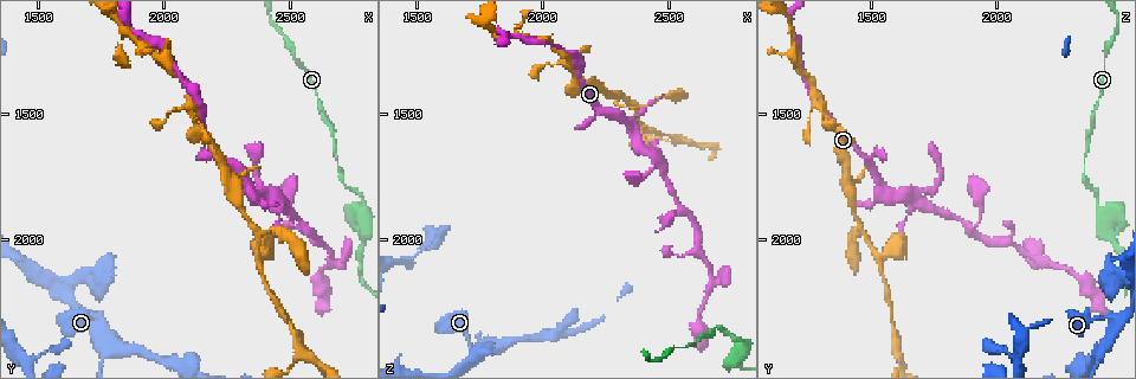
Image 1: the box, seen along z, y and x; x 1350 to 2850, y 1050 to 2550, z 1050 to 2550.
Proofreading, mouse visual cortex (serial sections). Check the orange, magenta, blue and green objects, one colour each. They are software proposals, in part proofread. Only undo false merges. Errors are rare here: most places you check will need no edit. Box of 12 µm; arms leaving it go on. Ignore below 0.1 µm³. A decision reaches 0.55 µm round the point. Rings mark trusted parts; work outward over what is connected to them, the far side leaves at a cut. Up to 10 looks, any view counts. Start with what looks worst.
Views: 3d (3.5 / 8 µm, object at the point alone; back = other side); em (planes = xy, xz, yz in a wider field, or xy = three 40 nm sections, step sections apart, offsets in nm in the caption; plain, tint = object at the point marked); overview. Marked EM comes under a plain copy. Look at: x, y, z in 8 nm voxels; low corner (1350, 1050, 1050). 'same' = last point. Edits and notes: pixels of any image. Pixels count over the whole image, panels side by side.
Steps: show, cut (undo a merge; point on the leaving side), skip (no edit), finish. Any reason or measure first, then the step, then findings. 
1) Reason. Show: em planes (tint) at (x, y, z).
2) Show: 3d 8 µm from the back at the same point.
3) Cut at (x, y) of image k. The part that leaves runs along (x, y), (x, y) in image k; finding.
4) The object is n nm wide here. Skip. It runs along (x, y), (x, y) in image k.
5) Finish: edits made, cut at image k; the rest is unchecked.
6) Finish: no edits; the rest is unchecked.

Sharp bend. Show: 3d 8 µm at (2380, 2060, 1540).

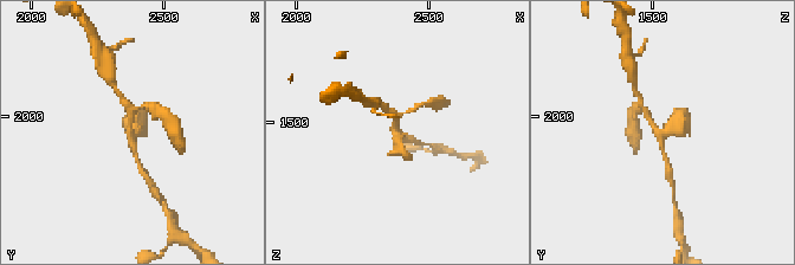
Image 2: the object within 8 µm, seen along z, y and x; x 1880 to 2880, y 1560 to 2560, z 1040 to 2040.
Show: em xy step 5 (tint) at (2370, 2070, 1530).

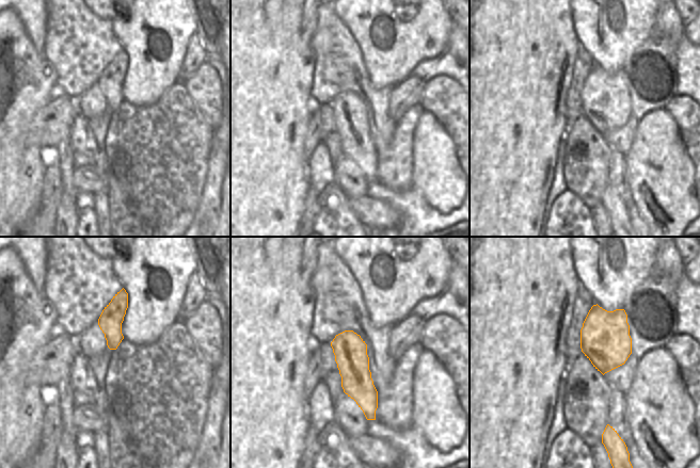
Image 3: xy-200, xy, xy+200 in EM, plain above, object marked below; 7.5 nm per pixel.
Skip. It runs along (347, 333), (356, 383), (372, 417) in image 3; continuous, no second cell.

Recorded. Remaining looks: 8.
A fork. Show: 3d 3.5 µm at (2540, 2440, 1600).

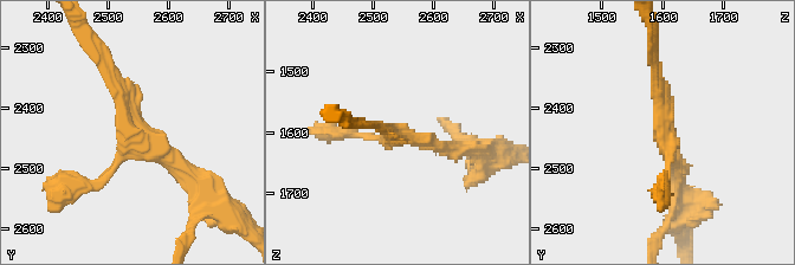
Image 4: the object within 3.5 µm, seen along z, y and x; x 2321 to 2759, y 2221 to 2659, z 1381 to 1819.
3 arms meet here; the arms are 100, 150, 200 nm wide. Show: em xy step 1 (tint) at (2535, 2440, 1605).

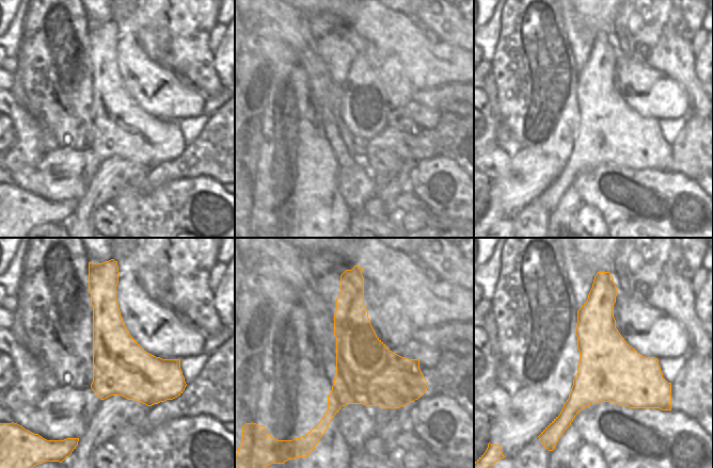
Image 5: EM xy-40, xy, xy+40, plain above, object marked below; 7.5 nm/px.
Skip. It runs along (99, 63), (125, 124), (198, 179) in image 4; continuous, no second cell.

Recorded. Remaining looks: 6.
Side arm on a straight run. Show: 3d 3.5 µm from the back at (2440, 1830, 1670).

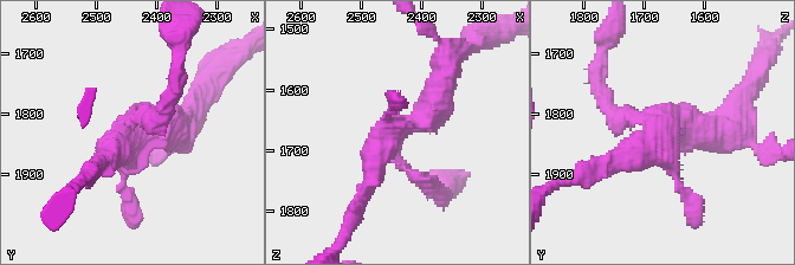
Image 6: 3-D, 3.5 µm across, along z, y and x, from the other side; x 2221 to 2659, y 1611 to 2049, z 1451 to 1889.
Shape alone is not enough. Show: em planes (tint) at (2440, 1835, 1665).

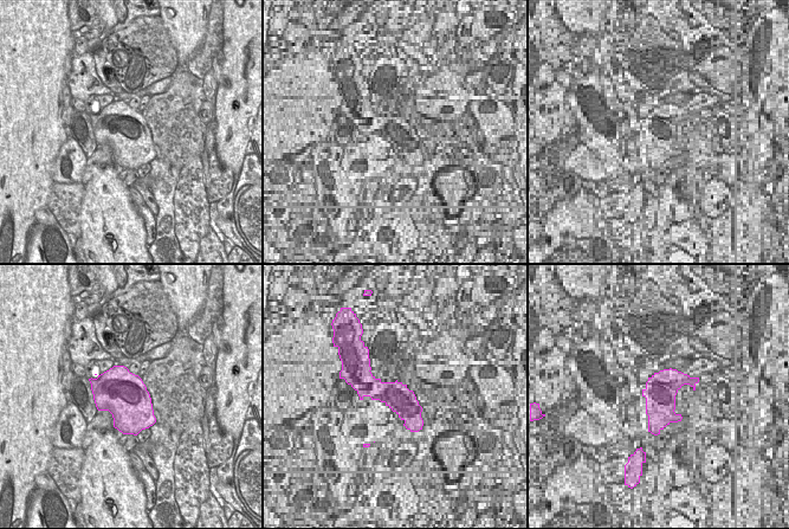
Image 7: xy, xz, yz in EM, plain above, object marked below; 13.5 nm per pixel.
Skip. It runs along (445, 76), (368, 188) in image 6; continuous, no second cell.

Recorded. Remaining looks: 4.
Three-way junction. Show: em planes (tint) at (2540, 1930, 1880).

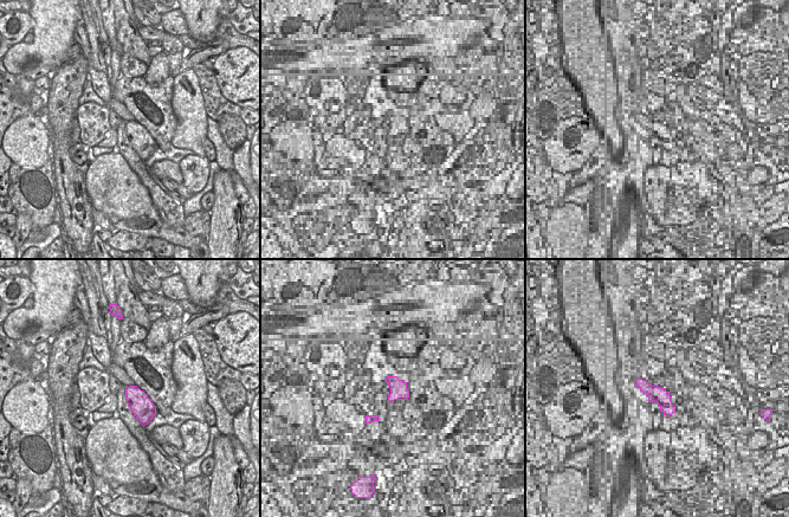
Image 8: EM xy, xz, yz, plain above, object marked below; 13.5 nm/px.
Wider look. Show: 3d 3.5 µm at the same point.

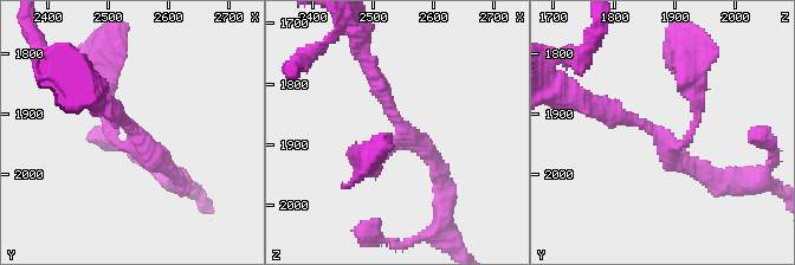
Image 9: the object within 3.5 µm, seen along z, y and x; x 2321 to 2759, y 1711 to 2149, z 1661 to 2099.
The arms are 150, 200, 200 nm wide. Skip. Continuous, no second cell.

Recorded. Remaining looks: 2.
Finish: no edits; the rest is unchecked.

